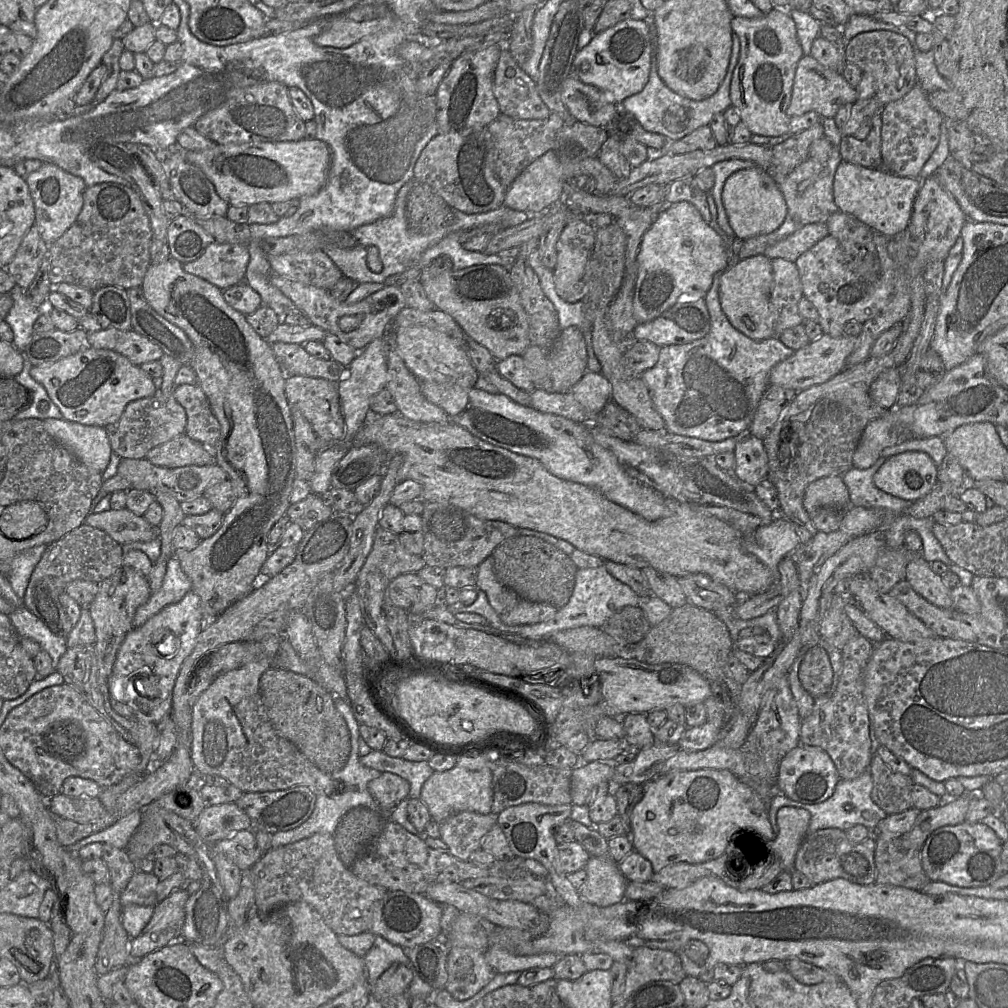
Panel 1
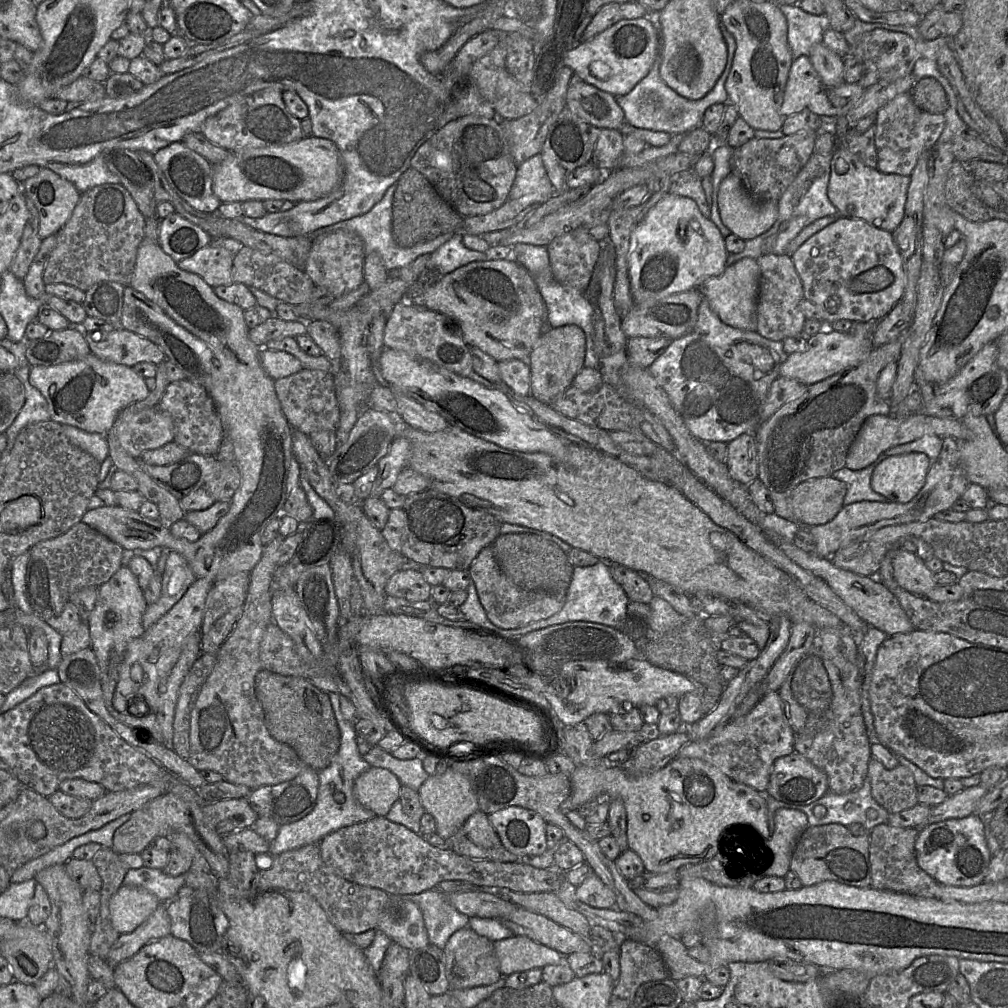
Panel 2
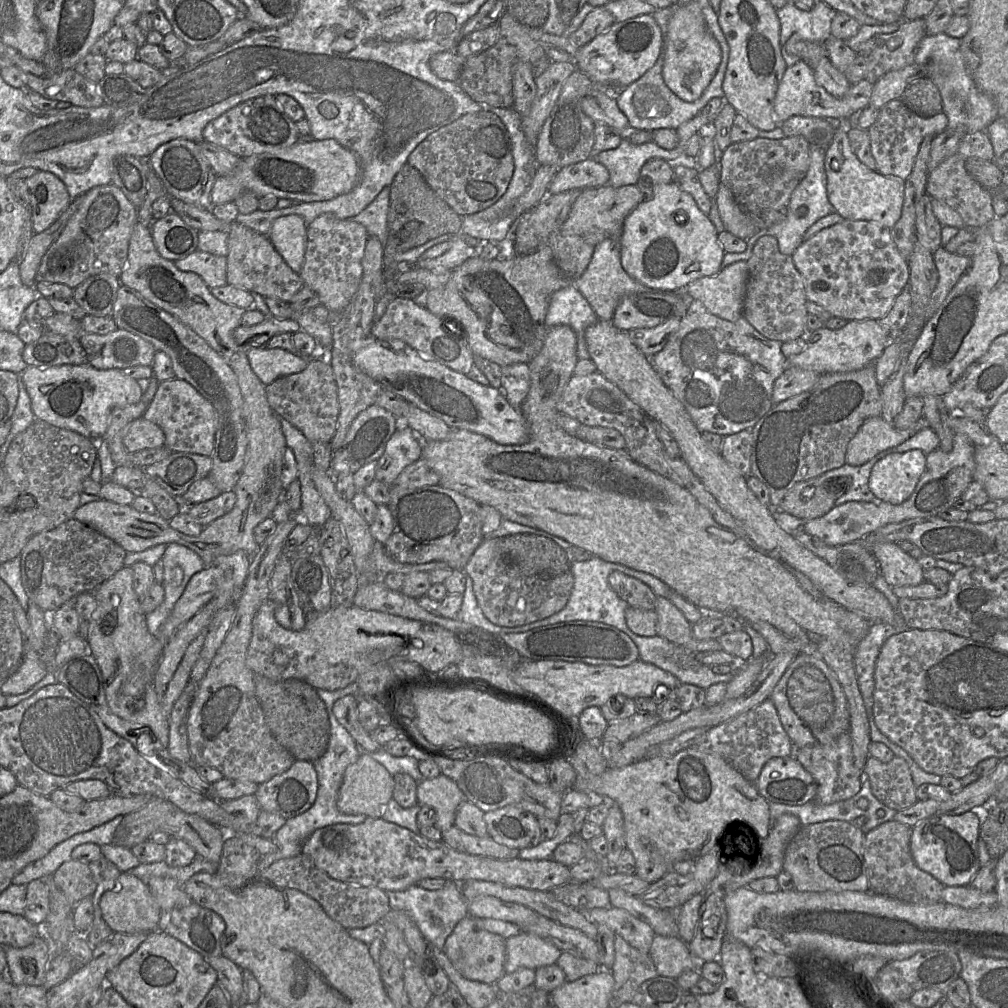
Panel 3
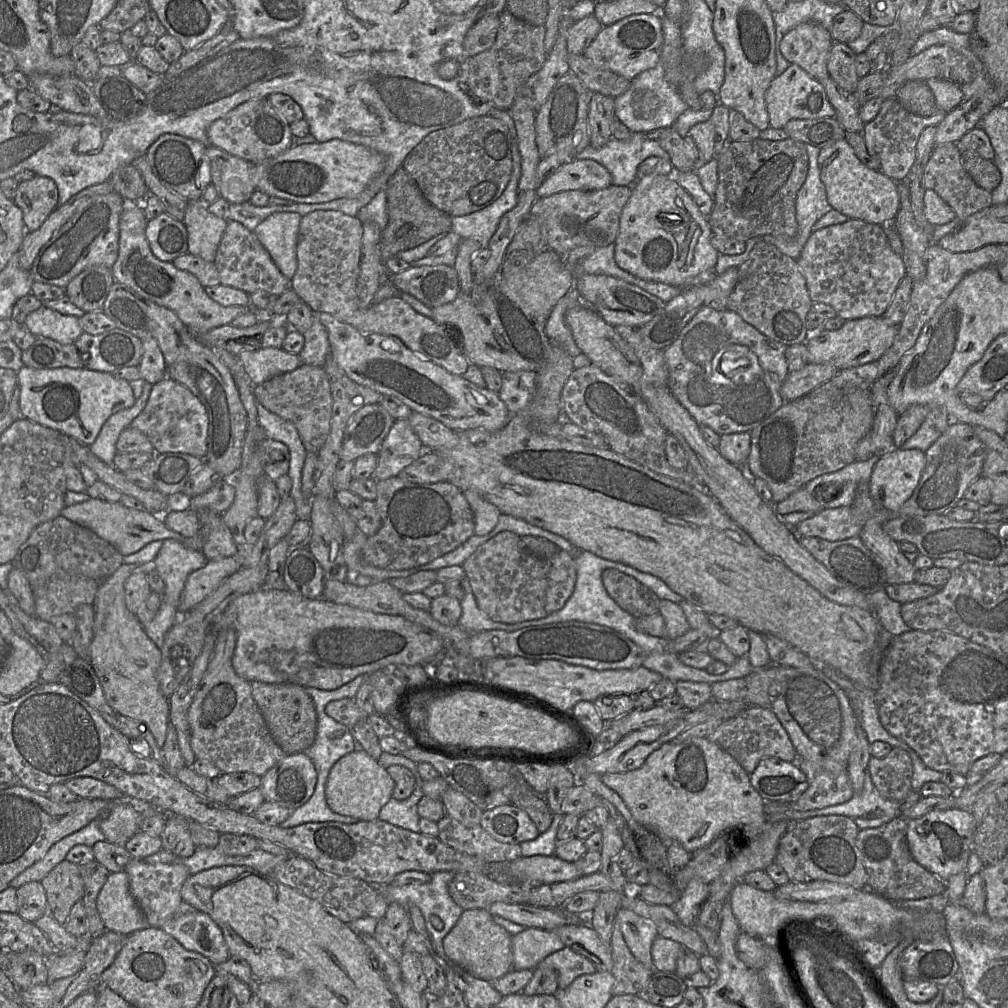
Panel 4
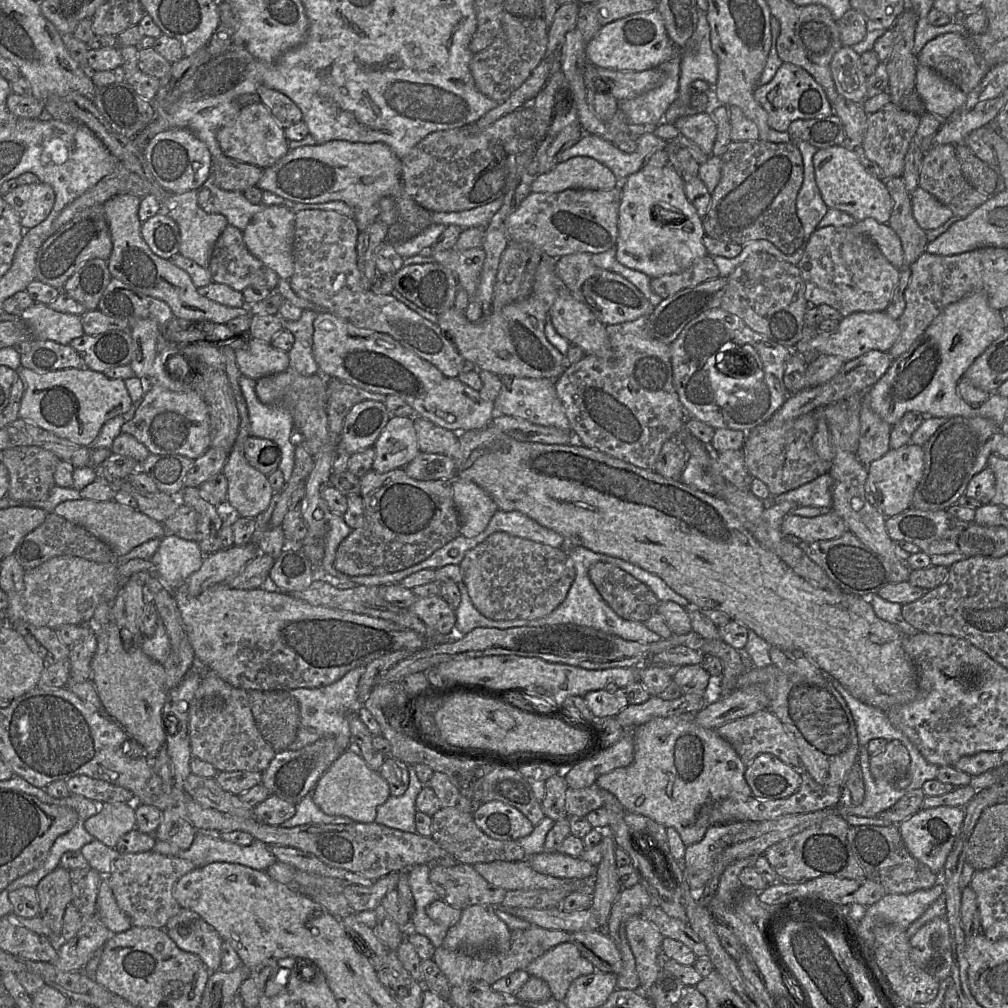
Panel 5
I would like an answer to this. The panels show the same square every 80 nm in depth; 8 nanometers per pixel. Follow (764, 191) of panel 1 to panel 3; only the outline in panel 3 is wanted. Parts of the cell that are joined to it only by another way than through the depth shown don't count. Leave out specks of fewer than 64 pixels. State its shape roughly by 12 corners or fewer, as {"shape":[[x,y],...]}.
{"shape":[[719,185],[716,202],[726,231],[747,240],[760,230],[732,192]]}

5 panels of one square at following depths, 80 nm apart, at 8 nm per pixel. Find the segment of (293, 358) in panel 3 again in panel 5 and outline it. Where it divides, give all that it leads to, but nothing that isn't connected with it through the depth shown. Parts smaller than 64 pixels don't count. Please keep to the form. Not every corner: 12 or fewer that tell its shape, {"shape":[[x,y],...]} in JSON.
{"shape":[[253,338],[235,349],[241,374],[256,381],[284,372],[287,352]]}

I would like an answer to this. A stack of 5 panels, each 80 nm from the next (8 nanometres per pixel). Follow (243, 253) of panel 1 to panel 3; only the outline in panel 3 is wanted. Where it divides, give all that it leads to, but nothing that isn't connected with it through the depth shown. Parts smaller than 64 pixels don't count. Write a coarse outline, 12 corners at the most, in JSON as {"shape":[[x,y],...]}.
{"shape":[[196,250],[174,261],[209,288],[227,284],[226,256]]}

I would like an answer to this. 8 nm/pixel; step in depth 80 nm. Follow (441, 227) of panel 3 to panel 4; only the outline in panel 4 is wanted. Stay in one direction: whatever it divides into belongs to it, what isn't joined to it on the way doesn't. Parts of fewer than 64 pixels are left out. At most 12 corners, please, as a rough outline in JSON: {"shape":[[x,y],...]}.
{"shape":[[402,167],[386,187],[388,259],[451,231],[451,216],[426,200]]}

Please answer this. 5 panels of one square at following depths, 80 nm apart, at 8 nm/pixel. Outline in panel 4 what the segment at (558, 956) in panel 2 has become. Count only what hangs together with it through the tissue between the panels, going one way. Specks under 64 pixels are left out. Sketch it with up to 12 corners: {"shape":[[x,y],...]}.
{"shape":[[553,930],[511,937],[513,970],[535,969],[565,947]]}

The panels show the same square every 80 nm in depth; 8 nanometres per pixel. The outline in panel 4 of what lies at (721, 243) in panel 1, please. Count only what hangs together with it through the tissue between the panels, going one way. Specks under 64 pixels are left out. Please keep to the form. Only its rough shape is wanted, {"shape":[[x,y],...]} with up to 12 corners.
{"shape":[[668,175],[632,186],[615,261],[682,286],[719,252],[691,195]]}

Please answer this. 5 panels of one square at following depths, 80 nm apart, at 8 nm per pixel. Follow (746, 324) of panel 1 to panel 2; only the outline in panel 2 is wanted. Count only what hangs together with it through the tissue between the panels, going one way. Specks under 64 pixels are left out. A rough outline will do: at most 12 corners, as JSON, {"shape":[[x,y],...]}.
{"shape":[[746,257],[697,289],[726,325],[756,331],[760,269]]}

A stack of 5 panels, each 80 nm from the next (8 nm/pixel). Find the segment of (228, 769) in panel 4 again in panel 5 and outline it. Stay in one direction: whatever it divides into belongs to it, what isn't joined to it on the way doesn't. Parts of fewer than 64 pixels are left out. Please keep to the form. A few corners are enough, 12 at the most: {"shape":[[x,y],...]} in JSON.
{"shape":[[209,670],[189,707],[192,756],[263,772],[277,753],[247,691]]}

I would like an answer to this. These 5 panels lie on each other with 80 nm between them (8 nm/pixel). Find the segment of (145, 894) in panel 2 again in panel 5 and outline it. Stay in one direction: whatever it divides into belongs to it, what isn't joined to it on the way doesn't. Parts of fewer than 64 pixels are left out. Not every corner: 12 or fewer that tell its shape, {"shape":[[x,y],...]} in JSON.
{"shape":[[107,876],[96,900],[100,920],[111,933],[133,925],[117,905]]}

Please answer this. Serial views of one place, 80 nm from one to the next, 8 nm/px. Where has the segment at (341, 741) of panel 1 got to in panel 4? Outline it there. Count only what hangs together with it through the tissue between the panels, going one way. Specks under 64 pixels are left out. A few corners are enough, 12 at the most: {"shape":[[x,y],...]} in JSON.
{"shape":[[250,684],[285,754],[308,749],[317,712],[305,687]]}

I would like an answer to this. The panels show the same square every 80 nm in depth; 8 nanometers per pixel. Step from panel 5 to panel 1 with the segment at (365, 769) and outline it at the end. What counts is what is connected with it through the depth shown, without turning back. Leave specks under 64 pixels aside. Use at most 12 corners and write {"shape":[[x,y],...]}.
{"shape":[[381,772],[368,784],[386,811],[409,798],[410,784],[397,774]]}

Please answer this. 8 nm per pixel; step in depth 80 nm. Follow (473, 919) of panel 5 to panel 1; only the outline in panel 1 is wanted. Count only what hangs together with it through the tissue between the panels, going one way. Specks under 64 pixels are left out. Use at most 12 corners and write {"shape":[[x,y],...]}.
{"shape":[[449,947],[445,989],[459,1001],[496,976],[485,952]]}

